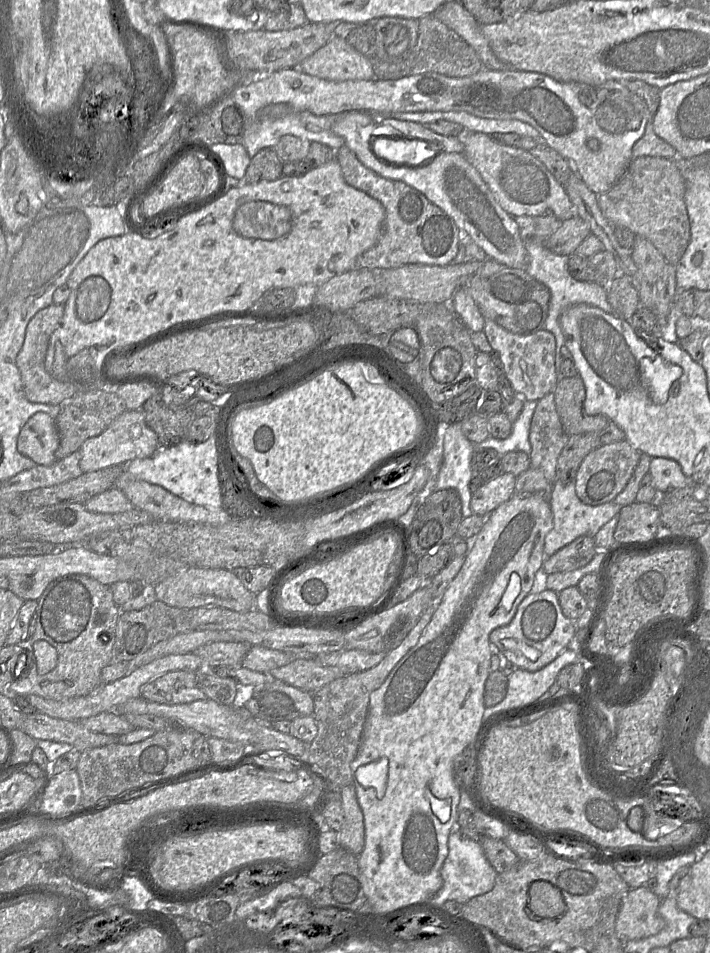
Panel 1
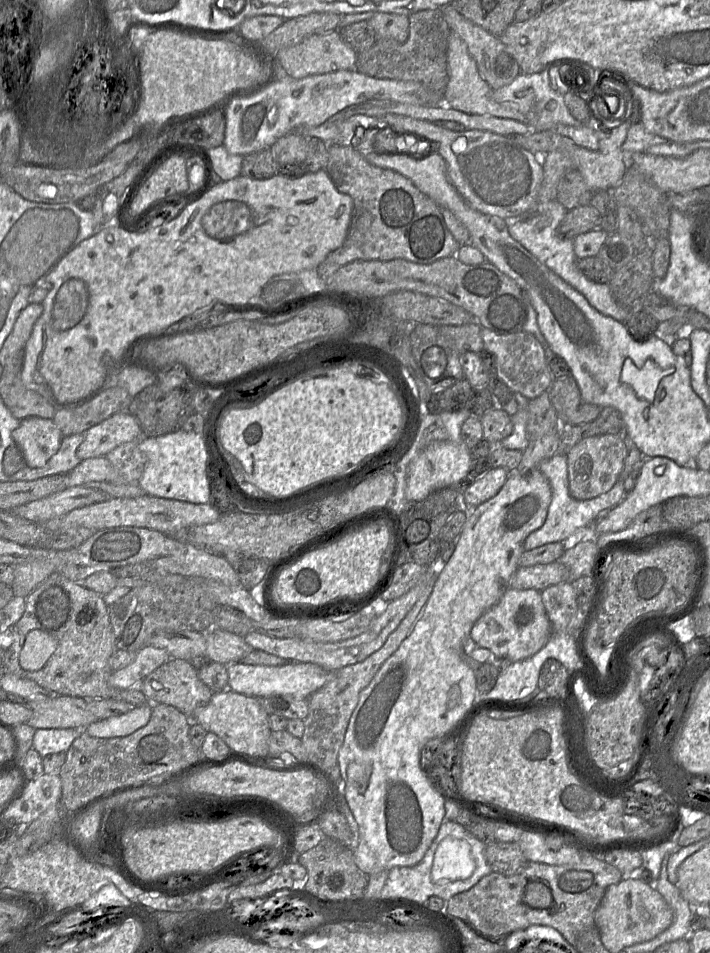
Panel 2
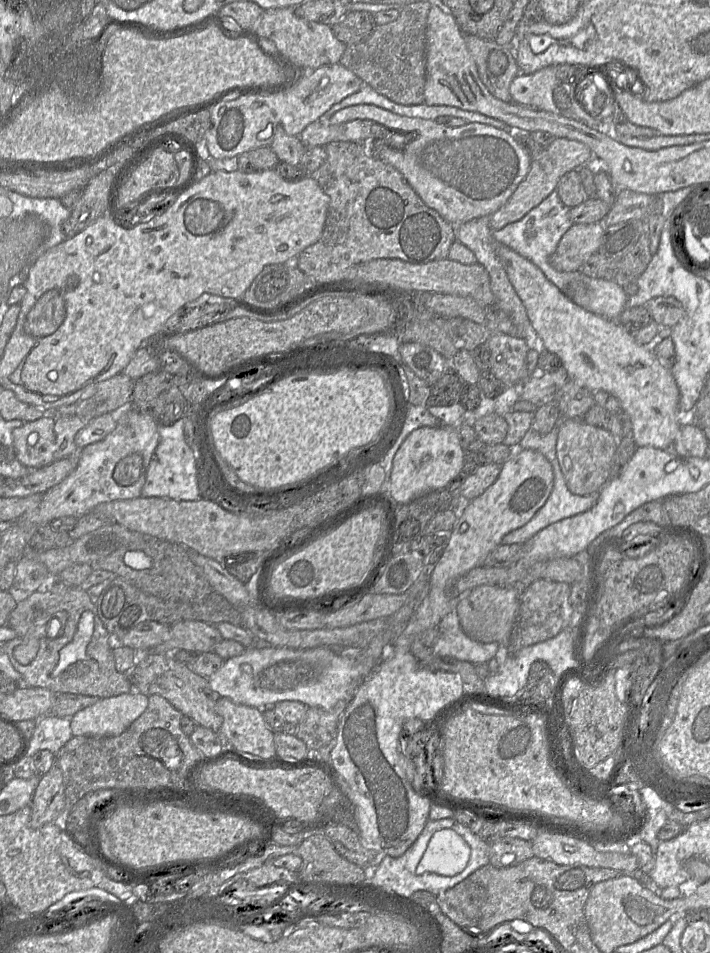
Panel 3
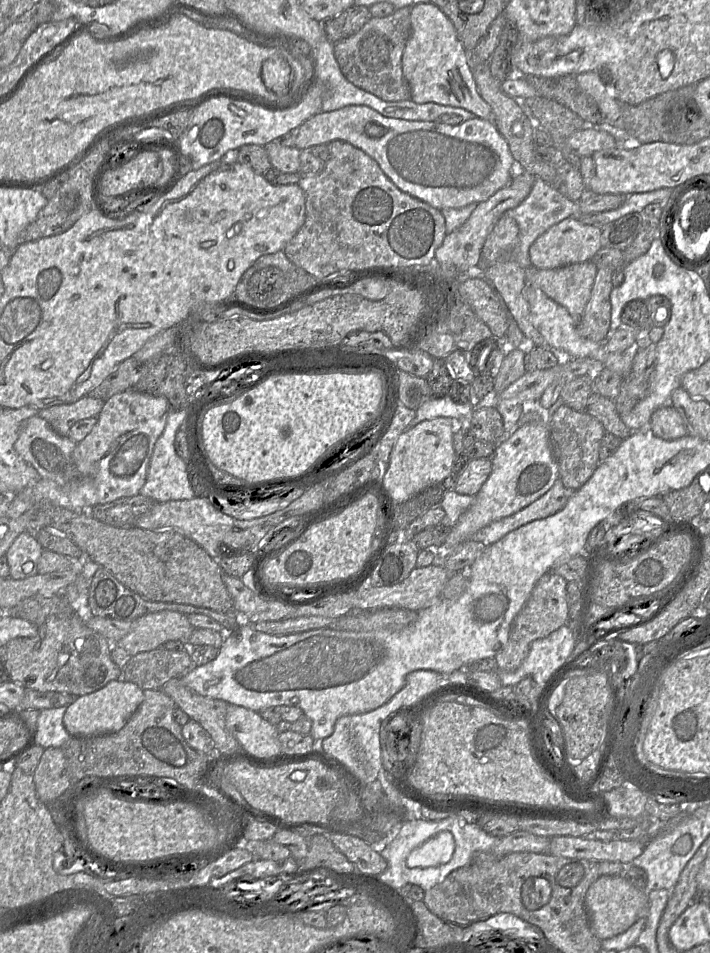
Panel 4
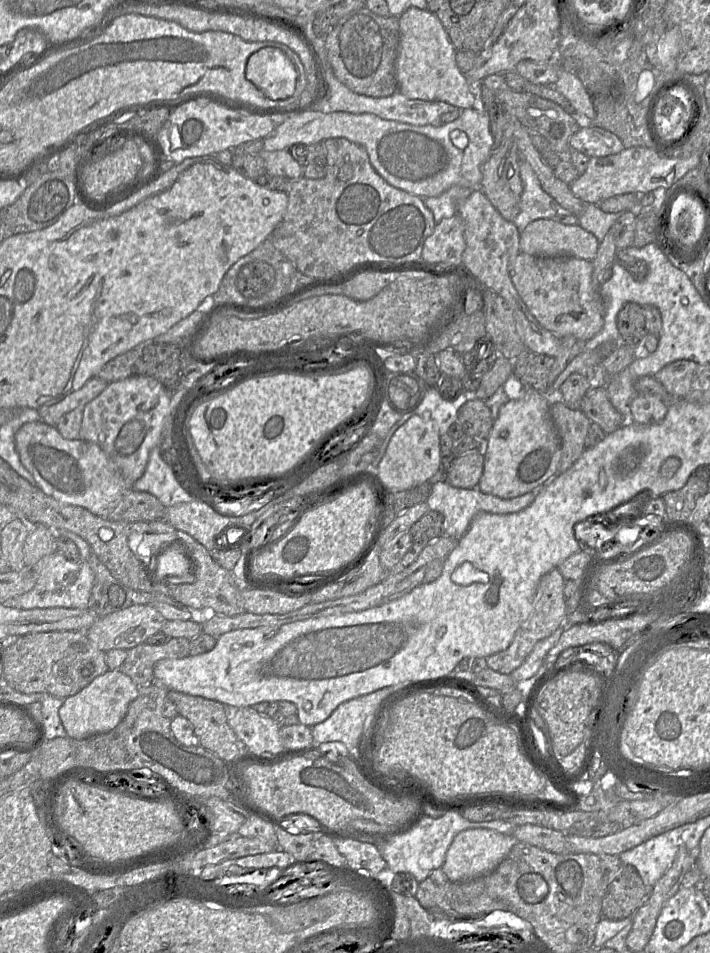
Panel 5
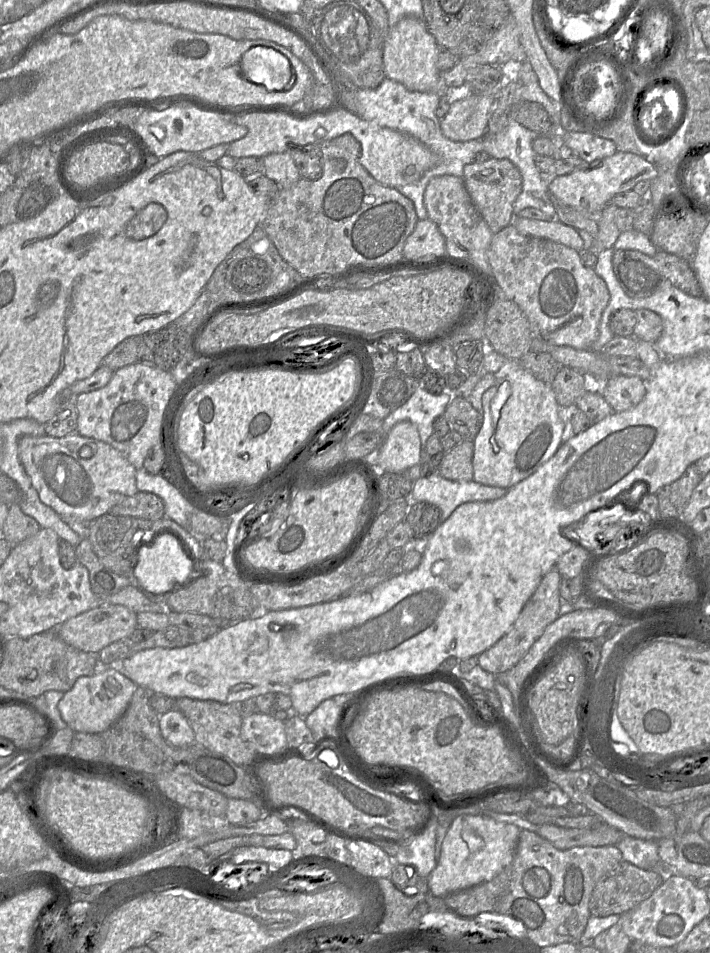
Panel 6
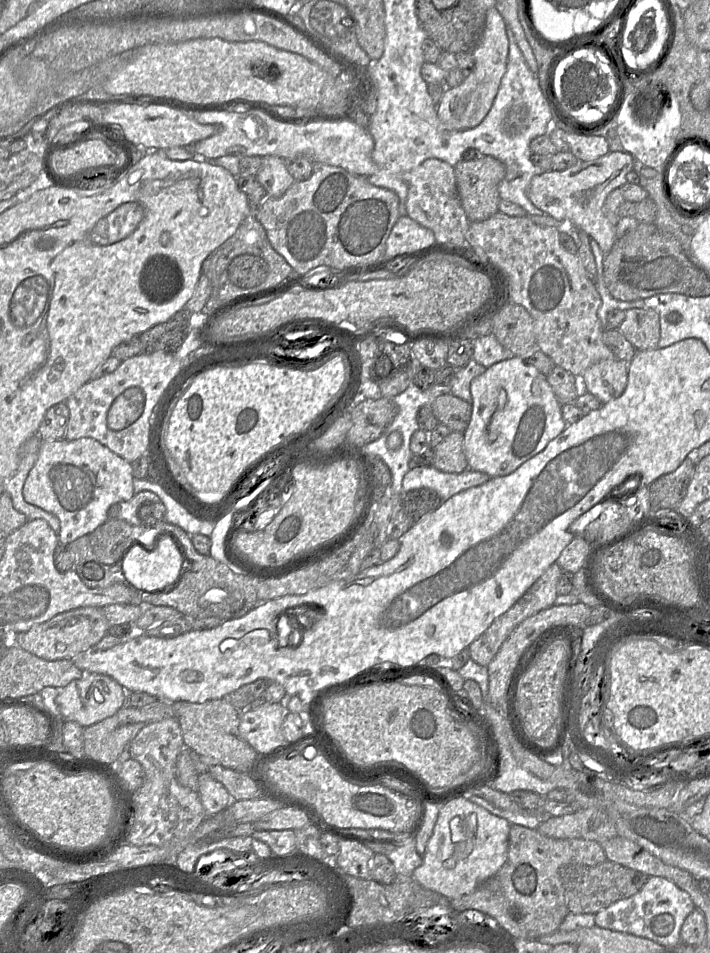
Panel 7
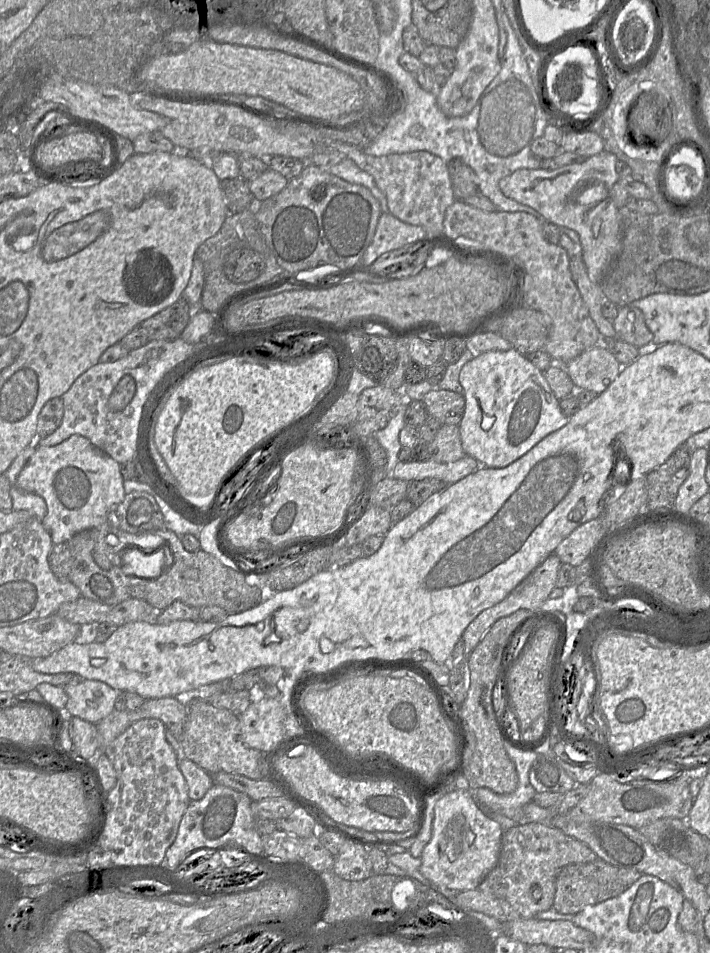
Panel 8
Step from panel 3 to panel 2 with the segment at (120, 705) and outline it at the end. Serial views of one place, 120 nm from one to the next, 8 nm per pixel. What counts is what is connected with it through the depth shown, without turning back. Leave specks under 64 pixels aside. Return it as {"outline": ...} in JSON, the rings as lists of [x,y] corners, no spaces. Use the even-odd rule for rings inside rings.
{"outline":[[[153,704],[136,706],[119,716],[99,719],[89,724],[84,731],[91,737],[125,737],[144,727],[150,720]]]}

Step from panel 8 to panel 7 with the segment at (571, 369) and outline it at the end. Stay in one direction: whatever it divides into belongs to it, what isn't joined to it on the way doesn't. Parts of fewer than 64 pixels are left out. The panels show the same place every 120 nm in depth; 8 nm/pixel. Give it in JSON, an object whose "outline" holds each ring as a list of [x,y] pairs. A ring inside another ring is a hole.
{"outline":[[[601,360],[587,368],[582,378],[584,389],[596,396],[602,404],[619,397],[628,381],[628,362],[623,360]]]}

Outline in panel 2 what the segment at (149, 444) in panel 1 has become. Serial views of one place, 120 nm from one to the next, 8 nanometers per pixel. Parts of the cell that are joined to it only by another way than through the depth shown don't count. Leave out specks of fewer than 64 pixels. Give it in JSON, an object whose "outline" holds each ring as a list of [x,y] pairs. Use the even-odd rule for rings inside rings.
{"outline":[[[122,411],[89,428],[84,433],[77,455],[80,461],[105,457],[117,446],[142,438],[143,433],[137,420],[128,411]]]}

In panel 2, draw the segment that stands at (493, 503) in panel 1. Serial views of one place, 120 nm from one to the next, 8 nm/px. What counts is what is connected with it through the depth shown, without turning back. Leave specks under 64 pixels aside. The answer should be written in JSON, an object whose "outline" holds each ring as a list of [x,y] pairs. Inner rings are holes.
{"outline":[[[493,468],[481,476],[464,491],[464,499],[469,508],[476,508],[497,495],[509,474],[510,472],[505,468]]]}

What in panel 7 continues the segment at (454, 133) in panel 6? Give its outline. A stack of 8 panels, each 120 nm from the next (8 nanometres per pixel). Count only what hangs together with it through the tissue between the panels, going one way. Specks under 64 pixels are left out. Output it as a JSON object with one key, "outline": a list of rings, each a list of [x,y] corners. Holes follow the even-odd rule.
{"outline":[[[496,7],[488,10],[481,39],[471,53],[475,61],[473,71],[460,85],[446,89],[436,105],[441,122],[456,130],[472,129],[480,125],[493,105],[507,69],[507,25]]]}

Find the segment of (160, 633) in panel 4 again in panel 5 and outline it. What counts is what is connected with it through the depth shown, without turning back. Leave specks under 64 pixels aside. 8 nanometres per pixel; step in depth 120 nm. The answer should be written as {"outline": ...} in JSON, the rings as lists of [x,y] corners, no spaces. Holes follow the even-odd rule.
{"outline":[[[132,605],[97,617],[85,630],[88,639],[100,650],[129,650],[162,630],[166,619],[152,605]]]}

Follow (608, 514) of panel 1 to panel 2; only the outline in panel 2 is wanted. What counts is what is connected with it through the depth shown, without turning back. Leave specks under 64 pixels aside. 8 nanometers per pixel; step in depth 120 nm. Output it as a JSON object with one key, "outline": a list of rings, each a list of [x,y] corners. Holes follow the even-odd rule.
{"outline":[[[556,453],[553,457],[543,461],[538,469],[548,479],[551,486],[551,503],[548,508],[545,523],[528,535],[524,541],[524,550],[531,550],[544,544],[562,542],[576,537],[587,526],[592,526],[609,510],[616,507],[627,495],[624,484],[627,480],[618,480],[611,490],[589,500],[576,500],[569,493],[569,479],[566,454]]]}

